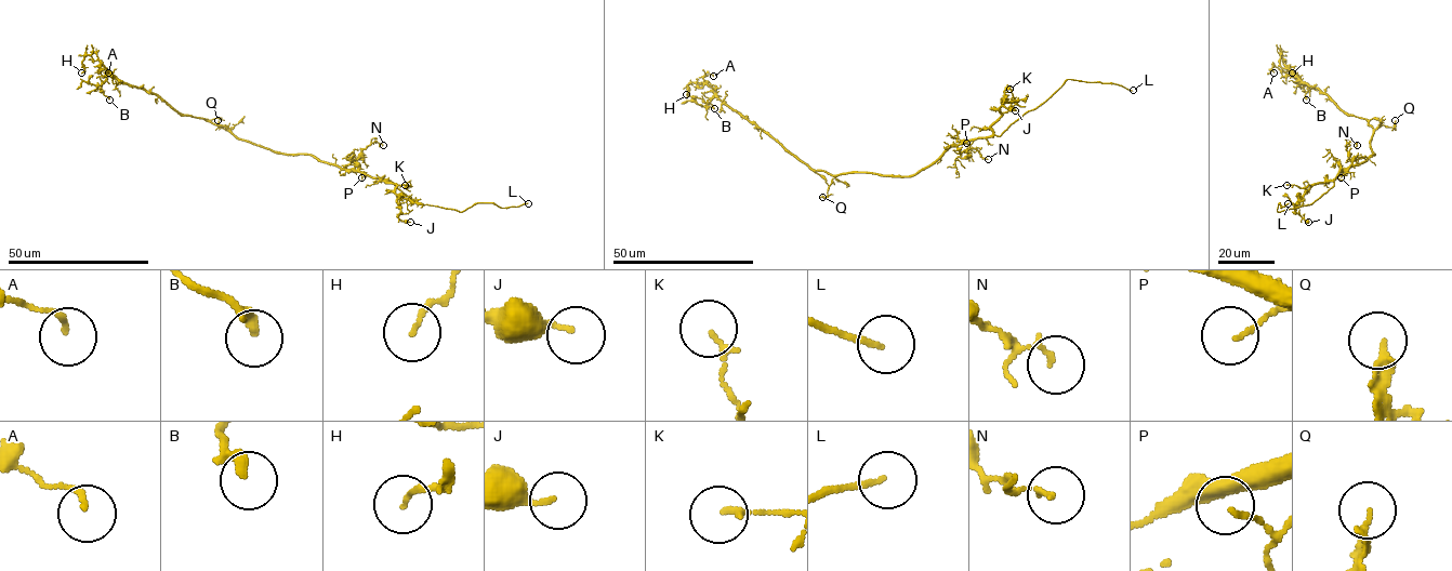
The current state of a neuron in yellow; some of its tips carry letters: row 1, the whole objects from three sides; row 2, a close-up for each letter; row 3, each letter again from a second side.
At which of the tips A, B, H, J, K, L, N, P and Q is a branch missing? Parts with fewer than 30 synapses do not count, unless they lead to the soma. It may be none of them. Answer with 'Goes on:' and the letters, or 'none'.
Goes on: L

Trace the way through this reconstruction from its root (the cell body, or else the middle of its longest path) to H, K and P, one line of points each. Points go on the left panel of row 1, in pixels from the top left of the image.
H: (287, 154), (238, 140), (202, 118), (181, 116), (155, 94), (123, 83), (94, 52), (84, 57), (81, 72)
K: (287, 154), (311, 155), (347, 170), (385, 178), (386, 182), (406, 187), (409, 185), (405, 185)
P: (287, 154), (311, 155), (368, 175), (361, 177)

